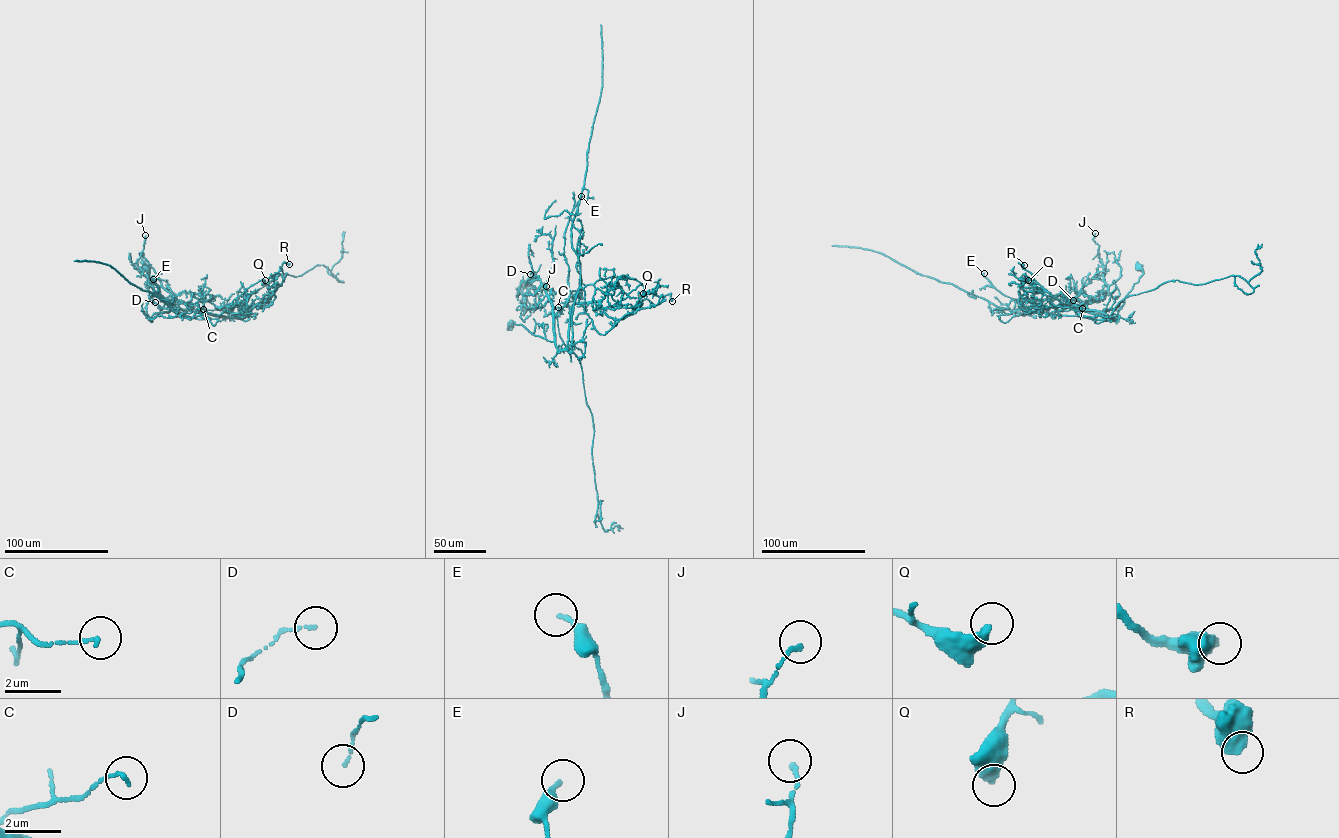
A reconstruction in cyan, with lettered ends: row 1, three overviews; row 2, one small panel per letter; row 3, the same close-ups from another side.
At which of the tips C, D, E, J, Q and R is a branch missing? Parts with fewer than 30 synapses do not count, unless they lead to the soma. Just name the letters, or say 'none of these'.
none of these

